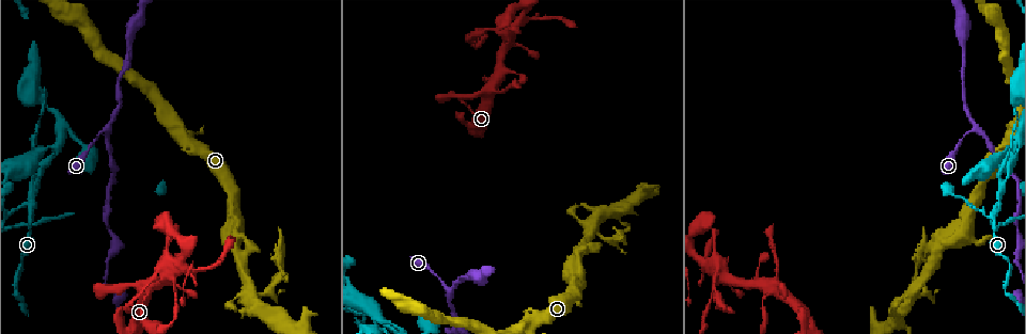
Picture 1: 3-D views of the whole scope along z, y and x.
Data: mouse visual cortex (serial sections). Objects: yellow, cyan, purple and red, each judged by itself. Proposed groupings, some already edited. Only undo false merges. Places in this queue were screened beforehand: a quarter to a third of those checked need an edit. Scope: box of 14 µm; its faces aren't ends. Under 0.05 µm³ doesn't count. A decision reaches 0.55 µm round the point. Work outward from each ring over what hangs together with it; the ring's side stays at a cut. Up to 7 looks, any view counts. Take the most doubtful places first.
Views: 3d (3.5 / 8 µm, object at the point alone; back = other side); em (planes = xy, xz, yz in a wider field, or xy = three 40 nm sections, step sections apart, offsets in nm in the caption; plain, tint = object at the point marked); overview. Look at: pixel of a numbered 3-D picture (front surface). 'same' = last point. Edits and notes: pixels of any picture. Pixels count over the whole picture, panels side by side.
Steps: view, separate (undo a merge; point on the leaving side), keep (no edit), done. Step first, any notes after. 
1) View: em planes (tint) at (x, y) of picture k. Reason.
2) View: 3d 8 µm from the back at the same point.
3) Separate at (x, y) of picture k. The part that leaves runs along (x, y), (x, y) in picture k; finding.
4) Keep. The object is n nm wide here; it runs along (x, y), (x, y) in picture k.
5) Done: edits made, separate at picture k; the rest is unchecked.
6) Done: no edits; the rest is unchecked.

View: 3d 3.5 µm at (1000, 185) of picture 1.

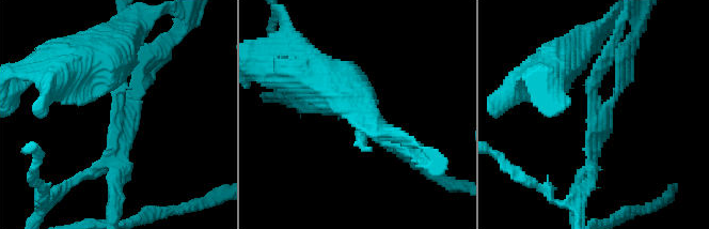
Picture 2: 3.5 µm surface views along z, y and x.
View: em xy step 2 (plain) at (122, 114) of picture 2. 3 arms meet here; the arms are 200, 200, 200 nm wide; now the EM.

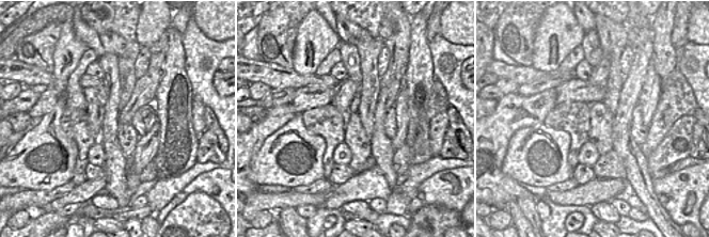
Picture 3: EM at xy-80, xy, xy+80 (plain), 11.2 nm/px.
View: em xy step 2 (tint) at the same point.

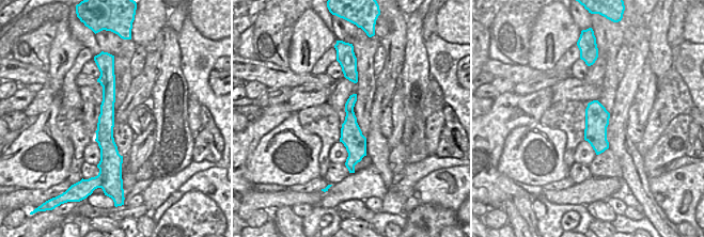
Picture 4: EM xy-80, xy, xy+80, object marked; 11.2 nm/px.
Separate at (72, 181) of picture 2. The part that leaves runs along (108, 165), (45, 198) in picture 2; a second cell is stuck on.

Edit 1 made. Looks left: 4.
View: 3d 8 µm at (445, 290) of picture 1. Three arms meet.

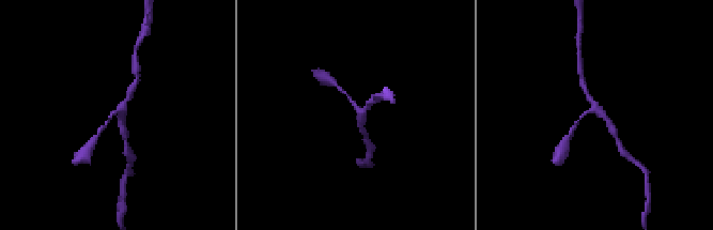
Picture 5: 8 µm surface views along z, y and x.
View: em xy step 5 (tint) at (117, 108) of picture 5. 3 arms meet here; the arms are 100, 200, 200 nm wide.

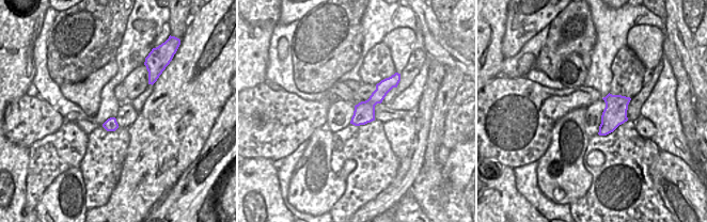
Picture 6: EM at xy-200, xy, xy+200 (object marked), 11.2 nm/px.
Keep. All the same cell.

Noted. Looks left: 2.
View: 3d 3.5 µm at (777, 278) of picture 1. Looks like a crossing.

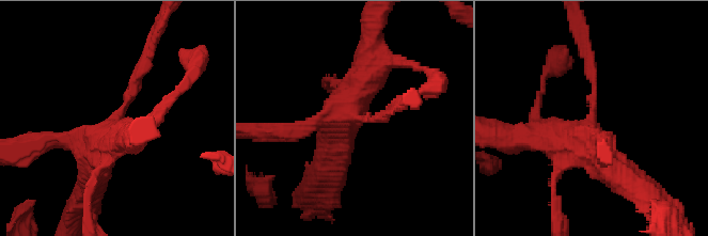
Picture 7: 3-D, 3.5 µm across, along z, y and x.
View: em xy step 2 (tint) at (589, 127) of picture 7.

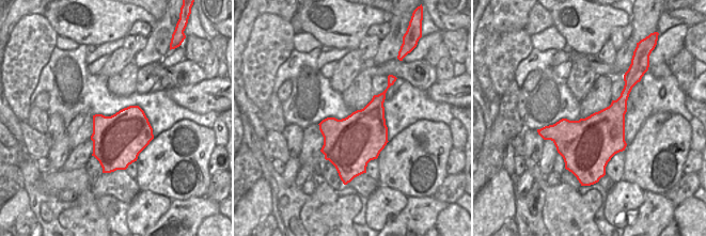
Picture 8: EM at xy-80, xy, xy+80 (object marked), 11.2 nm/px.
Keep. It runs along (636, 188), (579, 139), (528, 132) in picture 7; all the same cell.

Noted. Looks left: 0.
Done: edits made, separate at picture 2; the rest is unchecked.

